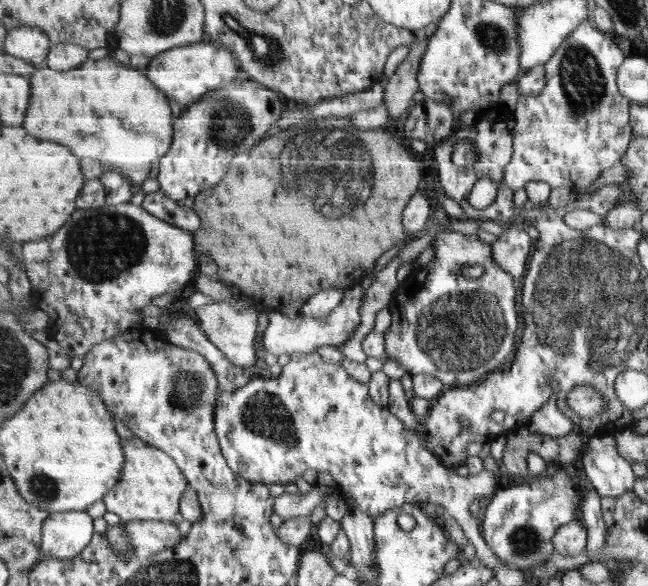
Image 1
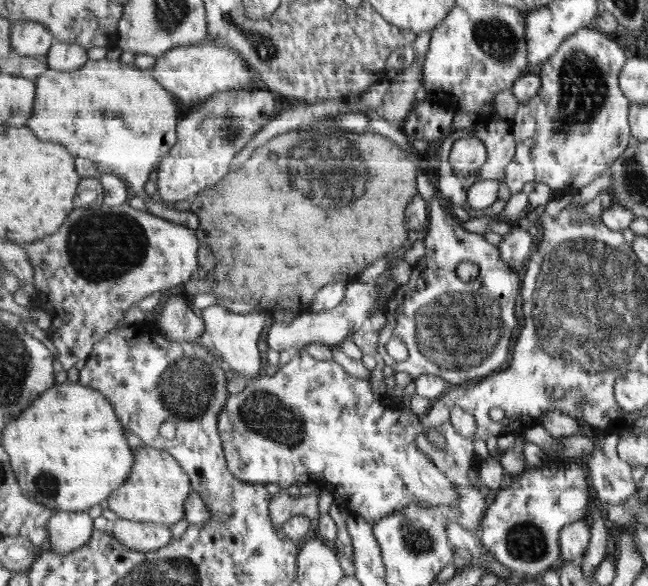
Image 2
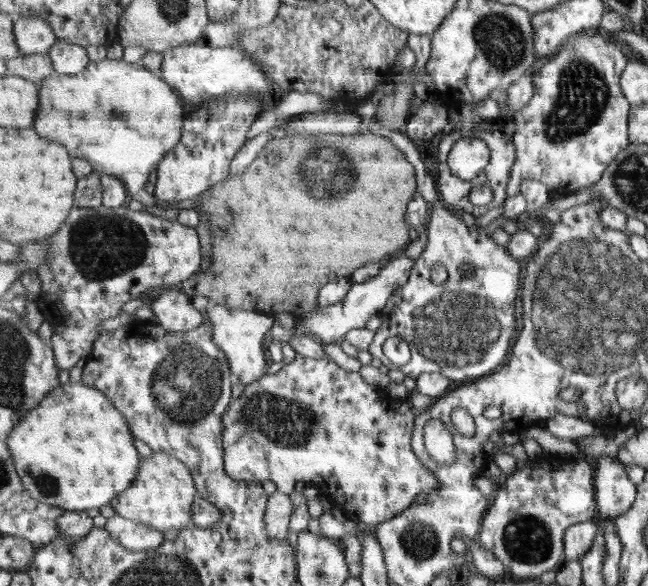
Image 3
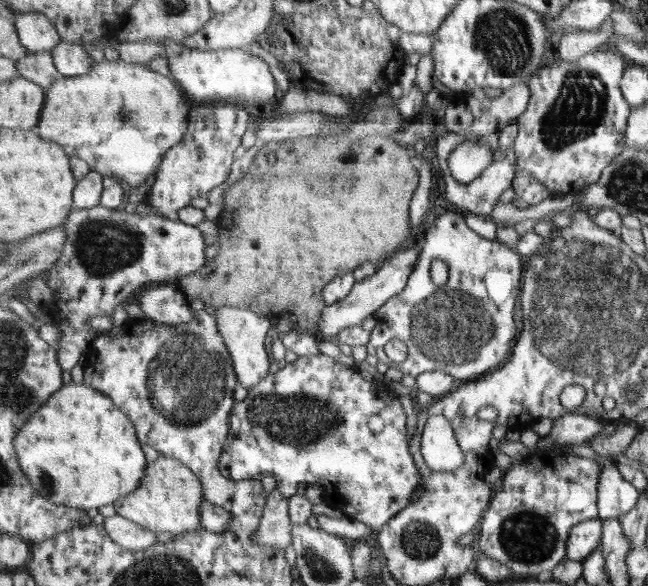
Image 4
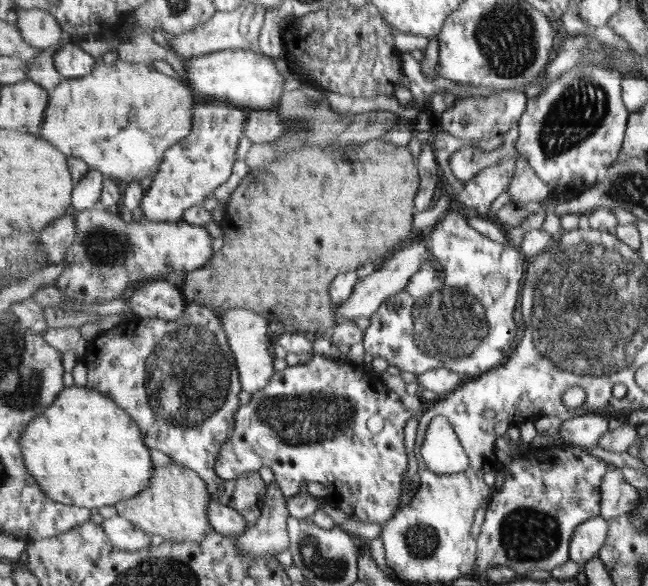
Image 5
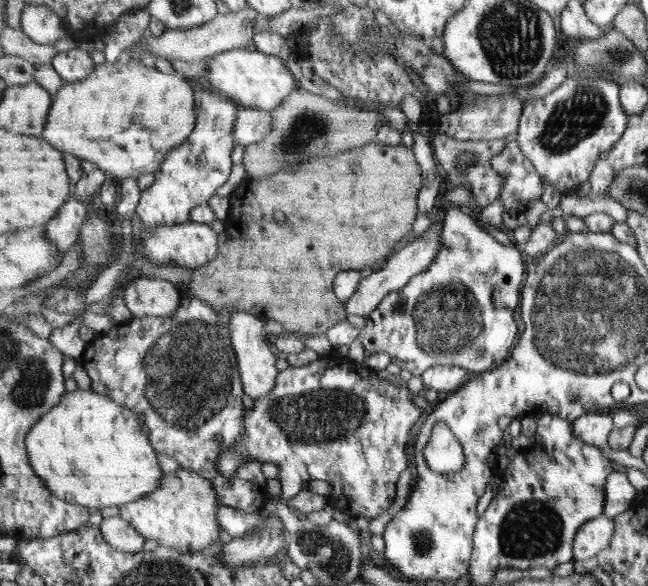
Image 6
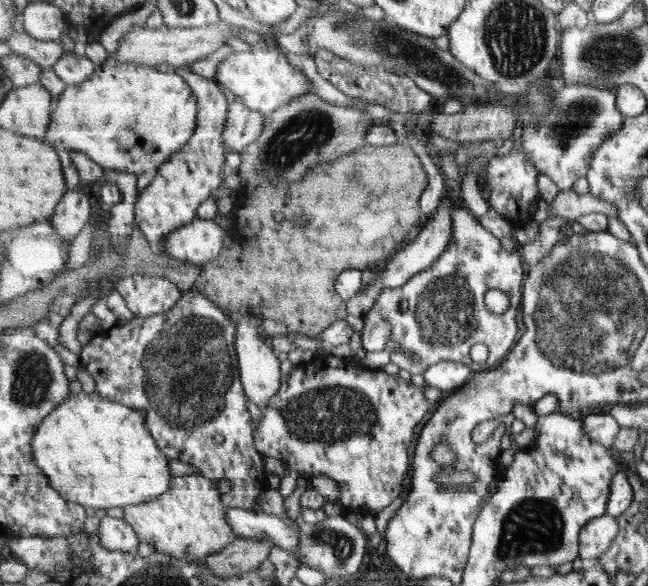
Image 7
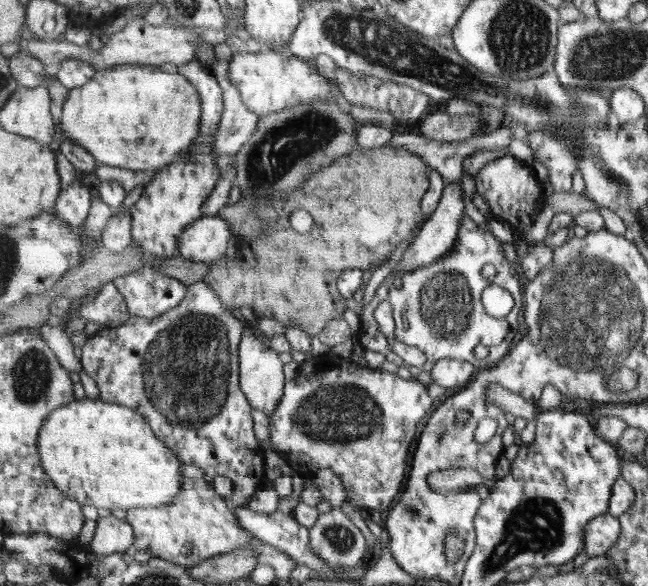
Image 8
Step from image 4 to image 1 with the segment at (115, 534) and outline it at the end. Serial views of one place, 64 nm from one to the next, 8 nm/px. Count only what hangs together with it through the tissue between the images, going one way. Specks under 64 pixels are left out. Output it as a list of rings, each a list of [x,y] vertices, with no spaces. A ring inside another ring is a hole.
[[[129,521],[121,525],[132,539],[133,548],[143,556],[163,552],[184,540],[177,521]]]

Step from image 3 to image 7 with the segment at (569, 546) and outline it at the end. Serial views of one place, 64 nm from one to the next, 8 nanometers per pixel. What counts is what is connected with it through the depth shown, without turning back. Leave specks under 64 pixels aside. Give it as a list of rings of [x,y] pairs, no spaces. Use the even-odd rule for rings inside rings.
[[[605,514],[598,519],[591,520],[587,526],[582,528],[579,558],[599,560],[603,553],[611,547],[619,533],[620,526],[617,517]]]

